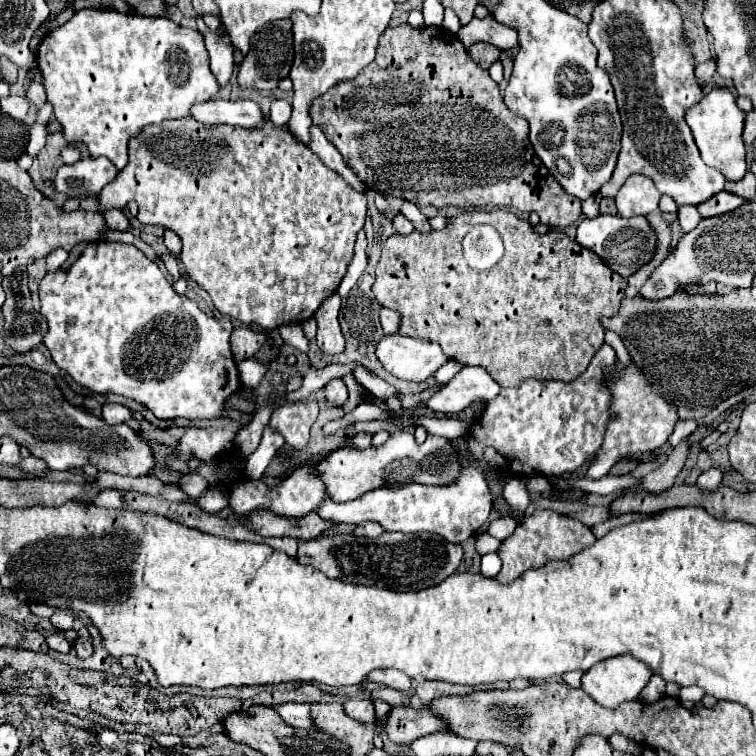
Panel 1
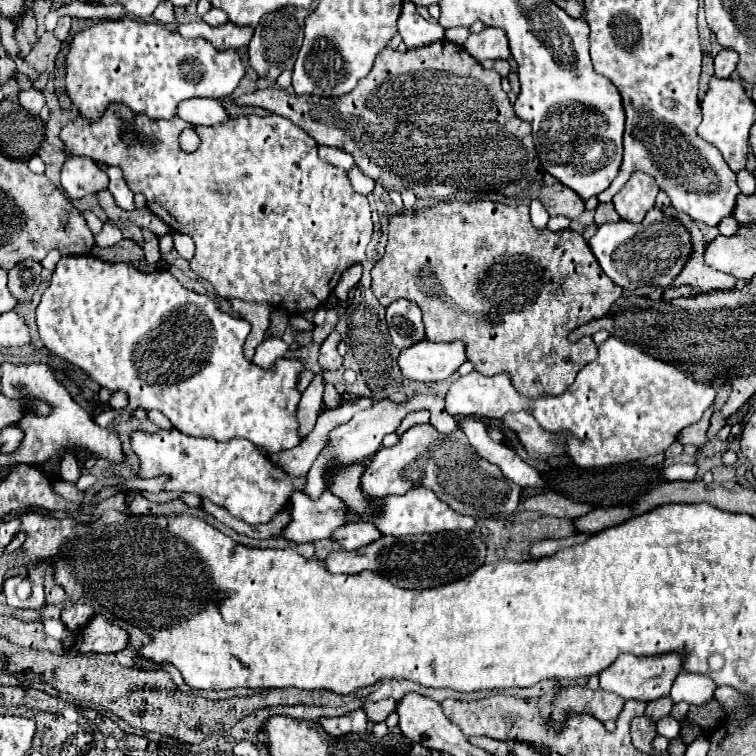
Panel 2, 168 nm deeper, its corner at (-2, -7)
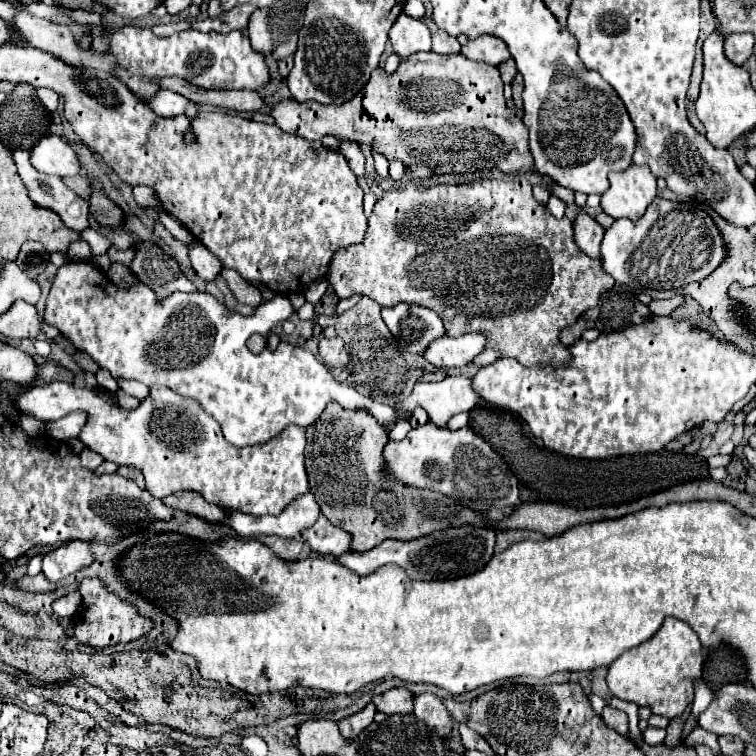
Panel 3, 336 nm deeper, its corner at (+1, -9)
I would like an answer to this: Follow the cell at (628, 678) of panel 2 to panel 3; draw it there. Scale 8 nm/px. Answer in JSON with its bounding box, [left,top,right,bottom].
[606,617,702,717]

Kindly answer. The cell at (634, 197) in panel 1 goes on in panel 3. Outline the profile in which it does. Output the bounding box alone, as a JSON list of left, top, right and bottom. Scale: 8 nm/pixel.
[602,165,656,221]

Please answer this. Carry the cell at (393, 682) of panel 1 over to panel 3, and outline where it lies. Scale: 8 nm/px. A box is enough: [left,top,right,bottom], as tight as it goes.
[412,693,454,741]

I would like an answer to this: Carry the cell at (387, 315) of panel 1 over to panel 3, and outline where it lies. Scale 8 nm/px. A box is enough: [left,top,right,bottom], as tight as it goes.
[382,301,444,353]

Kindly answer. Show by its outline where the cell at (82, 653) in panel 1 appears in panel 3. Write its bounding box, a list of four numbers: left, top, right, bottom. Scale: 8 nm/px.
[74,579,152,649]

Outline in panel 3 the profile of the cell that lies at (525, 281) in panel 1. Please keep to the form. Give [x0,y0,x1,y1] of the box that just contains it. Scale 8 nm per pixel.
[328,175,614,367]

